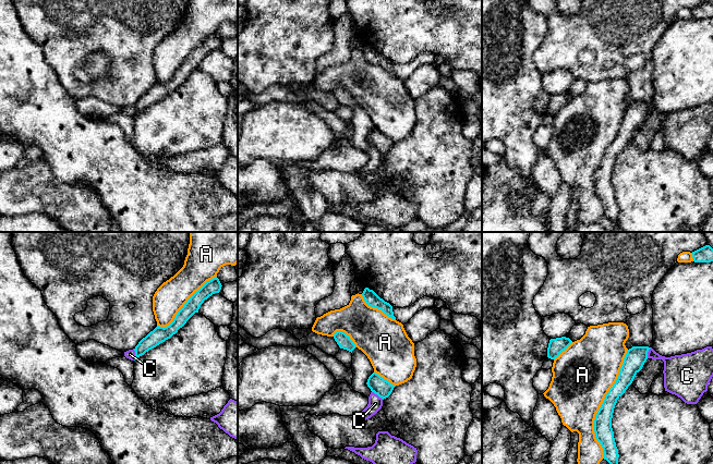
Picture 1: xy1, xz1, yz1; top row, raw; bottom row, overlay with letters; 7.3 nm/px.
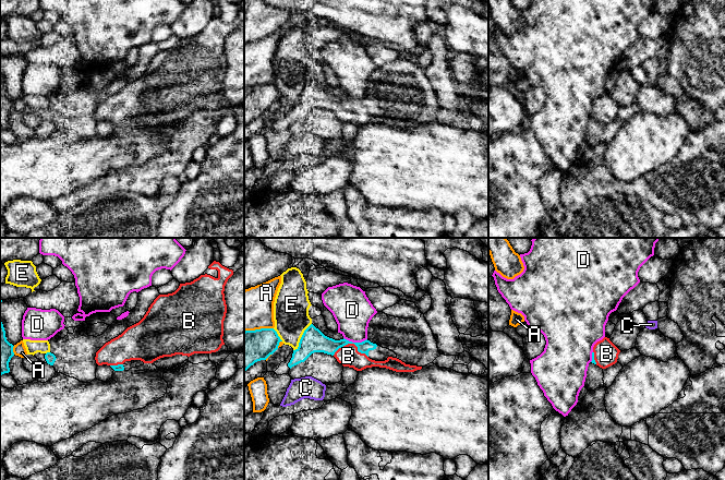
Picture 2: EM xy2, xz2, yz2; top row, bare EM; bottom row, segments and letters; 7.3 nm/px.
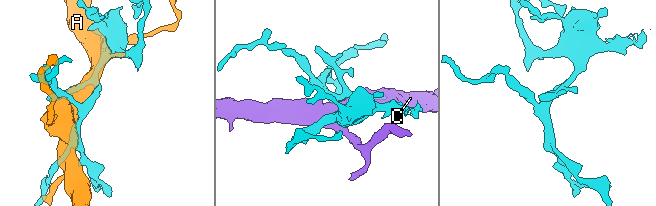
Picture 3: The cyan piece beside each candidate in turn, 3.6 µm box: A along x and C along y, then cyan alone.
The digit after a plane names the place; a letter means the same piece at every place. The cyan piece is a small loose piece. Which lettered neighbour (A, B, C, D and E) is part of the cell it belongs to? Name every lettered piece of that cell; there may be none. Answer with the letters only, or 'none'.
B

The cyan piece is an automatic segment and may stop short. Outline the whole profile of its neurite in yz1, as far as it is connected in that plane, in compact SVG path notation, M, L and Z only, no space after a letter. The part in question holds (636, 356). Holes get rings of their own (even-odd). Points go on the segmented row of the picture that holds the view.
M632 346L627 351L618 378L595 415L594 432L596 440L601 443L604 460L609 464L618 464L618 449L616 447L612 418L617 400L625 393L632 383L636 375L642 369L648 359L649 346Z

